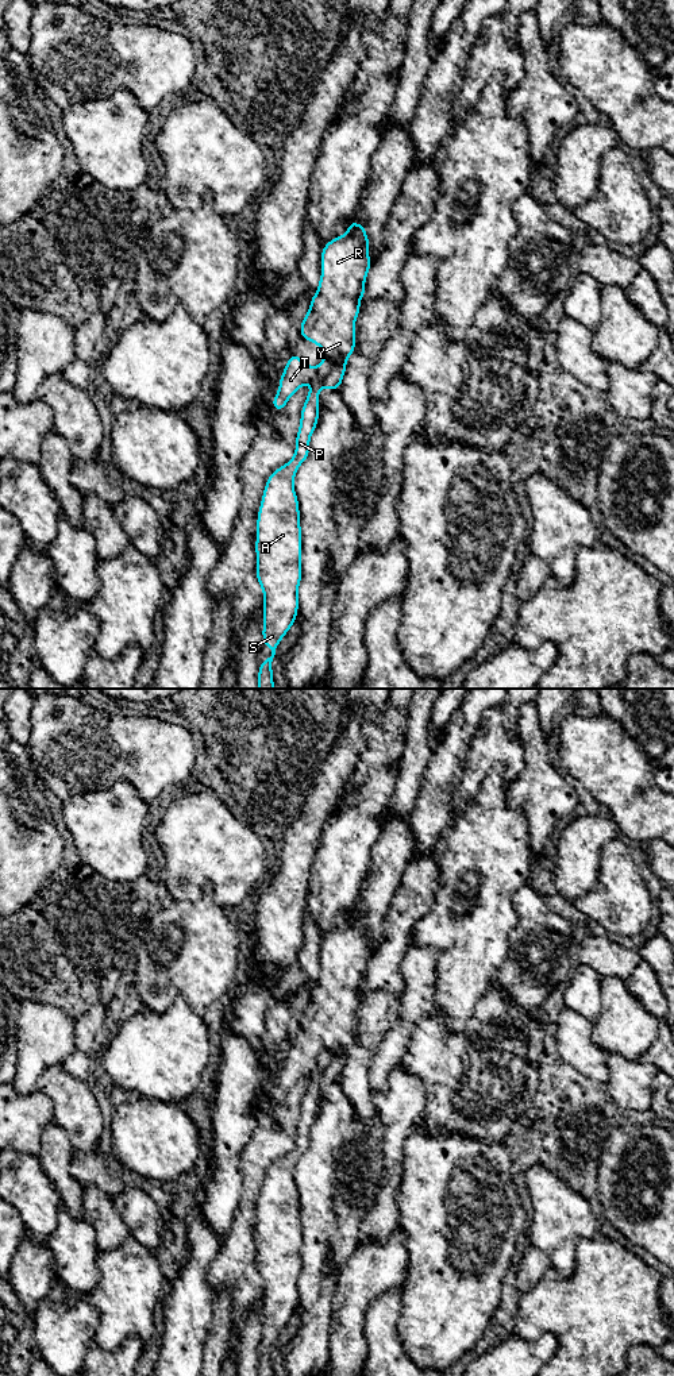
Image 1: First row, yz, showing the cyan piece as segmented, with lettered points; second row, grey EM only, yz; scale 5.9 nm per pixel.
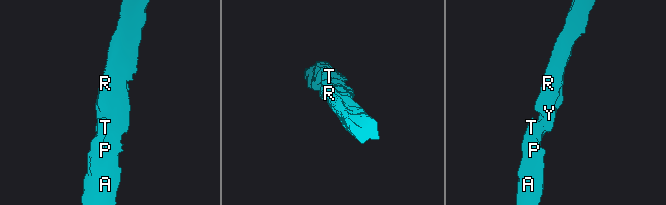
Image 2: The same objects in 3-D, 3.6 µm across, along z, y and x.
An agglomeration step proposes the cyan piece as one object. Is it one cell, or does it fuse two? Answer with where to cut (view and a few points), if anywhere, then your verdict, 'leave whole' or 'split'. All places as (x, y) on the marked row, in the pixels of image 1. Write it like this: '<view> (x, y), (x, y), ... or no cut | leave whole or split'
yz (339, 357), (322, 385) | split

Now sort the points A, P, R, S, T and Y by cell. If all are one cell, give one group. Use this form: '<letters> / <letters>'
A P S / R T Y

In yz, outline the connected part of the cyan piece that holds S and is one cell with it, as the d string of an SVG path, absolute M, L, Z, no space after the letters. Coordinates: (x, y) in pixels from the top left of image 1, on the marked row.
M327 358L317 365L317 381L311 385L309 393L301 409L300 427L296 435L296 451L293 458L284 466L278 467L269 475L266 486L262 494L261 506L257 520L257 579L263 593L263 628L262 643L271 648L271 656L259 663L258 671L258 689L274 689L271 662L276 655L276 650L286 632L296 621L299 610L299 585L301 582L301 525L300 525L300 509L299 498L293 487L296 473L301 463L309 456L309 440L317 425L319 420L319 392L321 382L331 373L334 365L340 358Z

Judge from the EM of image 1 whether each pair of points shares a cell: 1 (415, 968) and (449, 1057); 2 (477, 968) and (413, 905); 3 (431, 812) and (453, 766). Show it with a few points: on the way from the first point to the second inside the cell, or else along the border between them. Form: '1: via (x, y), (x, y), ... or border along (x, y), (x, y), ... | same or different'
1: border along (419, 1021), (404, 1049) | different
2: border along (435, 886), (435, 901), (415, 924), (409, 943) | different
3: via (435, 801), (436, 786), (442, 777) | same

